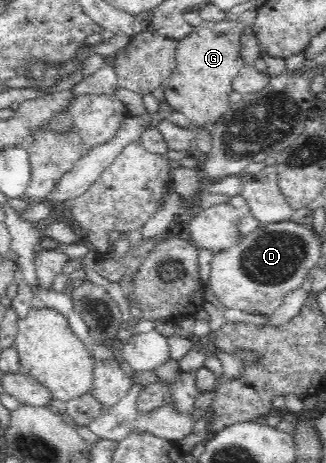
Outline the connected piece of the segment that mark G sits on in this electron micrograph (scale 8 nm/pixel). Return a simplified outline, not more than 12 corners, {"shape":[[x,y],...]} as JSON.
{"shape":[[204,20],[177,41],[166,102],[208,128],[229,108],[245,24]]}

